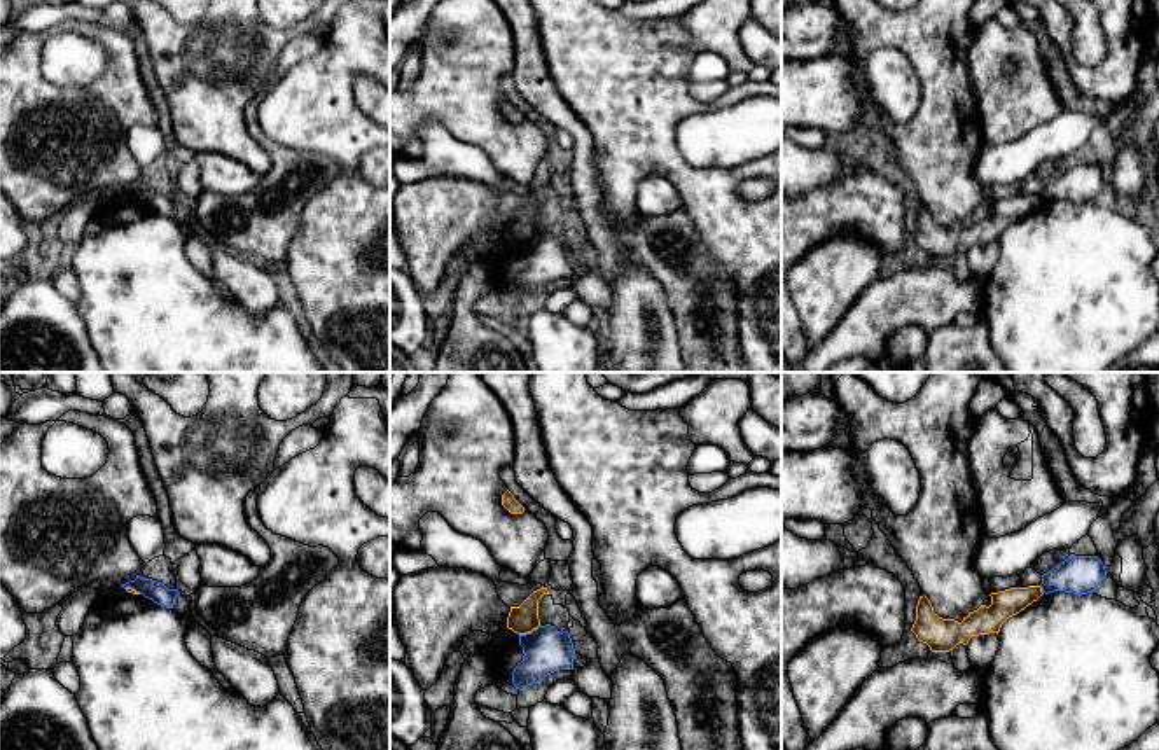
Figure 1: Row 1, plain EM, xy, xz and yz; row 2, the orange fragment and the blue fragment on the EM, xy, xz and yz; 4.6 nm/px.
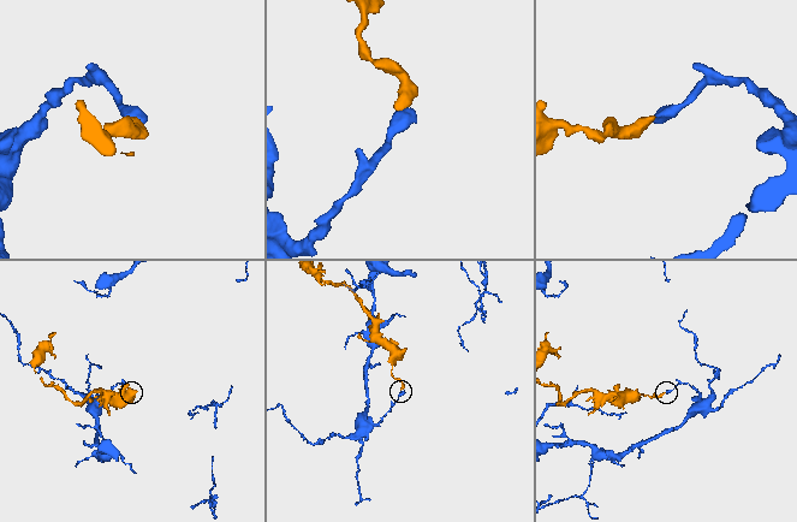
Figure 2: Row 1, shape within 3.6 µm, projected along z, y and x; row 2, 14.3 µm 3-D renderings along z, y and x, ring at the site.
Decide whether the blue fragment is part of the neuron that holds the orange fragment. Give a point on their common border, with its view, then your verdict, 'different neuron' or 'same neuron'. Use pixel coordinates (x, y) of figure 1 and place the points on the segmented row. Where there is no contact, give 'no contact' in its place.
meets orange in xz at (528, 631); different neuron

